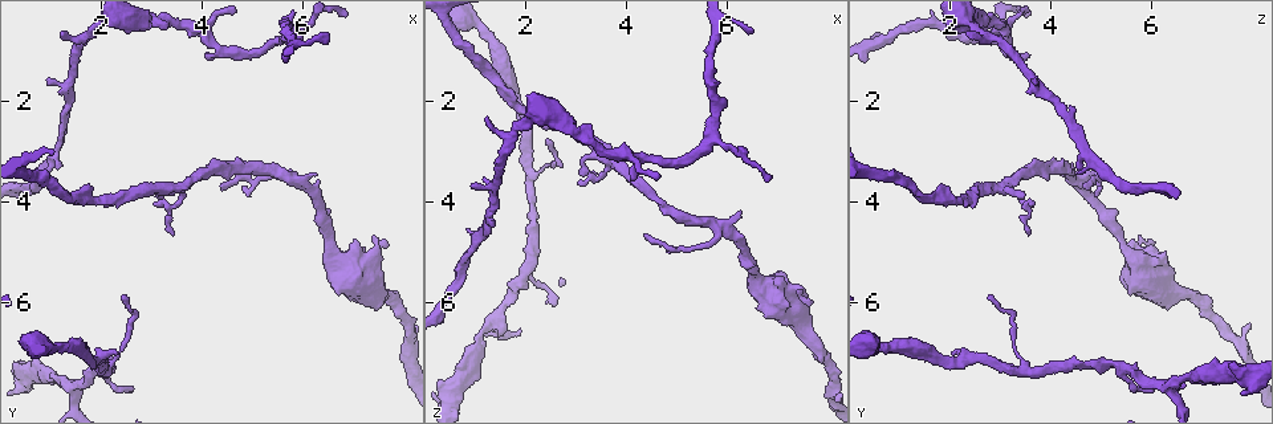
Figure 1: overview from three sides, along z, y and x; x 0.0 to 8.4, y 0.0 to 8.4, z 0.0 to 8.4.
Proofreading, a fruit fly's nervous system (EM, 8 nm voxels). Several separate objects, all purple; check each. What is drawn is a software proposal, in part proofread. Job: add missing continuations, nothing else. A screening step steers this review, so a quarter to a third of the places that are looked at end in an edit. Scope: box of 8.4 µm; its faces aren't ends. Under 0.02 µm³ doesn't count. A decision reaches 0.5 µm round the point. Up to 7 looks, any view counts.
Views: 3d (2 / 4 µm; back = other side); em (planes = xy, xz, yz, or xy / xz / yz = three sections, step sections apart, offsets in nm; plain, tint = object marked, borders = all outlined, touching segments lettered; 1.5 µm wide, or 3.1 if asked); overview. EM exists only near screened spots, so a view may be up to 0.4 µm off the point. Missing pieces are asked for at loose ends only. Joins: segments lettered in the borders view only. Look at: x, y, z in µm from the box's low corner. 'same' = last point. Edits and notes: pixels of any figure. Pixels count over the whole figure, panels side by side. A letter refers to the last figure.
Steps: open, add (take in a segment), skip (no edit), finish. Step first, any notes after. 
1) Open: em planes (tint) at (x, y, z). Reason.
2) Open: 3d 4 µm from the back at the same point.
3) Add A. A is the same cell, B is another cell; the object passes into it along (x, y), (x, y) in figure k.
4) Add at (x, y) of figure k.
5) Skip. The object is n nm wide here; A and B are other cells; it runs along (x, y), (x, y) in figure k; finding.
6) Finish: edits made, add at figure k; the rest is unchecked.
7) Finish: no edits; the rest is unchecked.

Open: em xz step 8 (borders) at (6.50, 0.95, 0.65). Branch stops here.

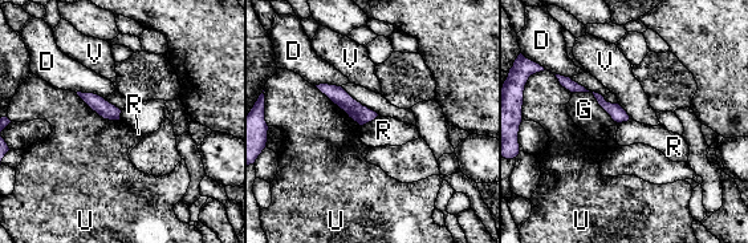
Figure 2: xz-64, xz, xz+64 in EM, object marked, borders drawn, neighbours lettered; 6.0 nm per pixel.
Open: em planes (borders) at the same point.

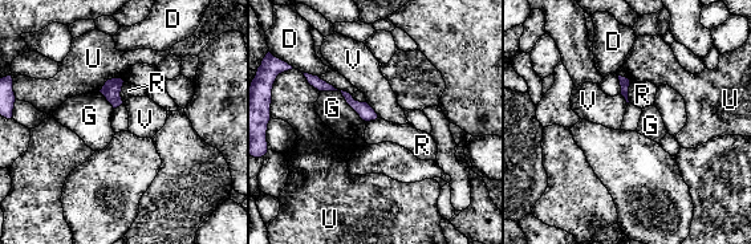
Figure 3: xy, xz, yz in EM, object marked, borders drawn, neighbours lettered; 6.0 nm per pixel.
Skip. D, G, R, U and V are other cells; none of them fits.

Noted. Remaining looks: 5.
Open: 3d 4 µm at (6.25, 3.40, 4.15). Free end.

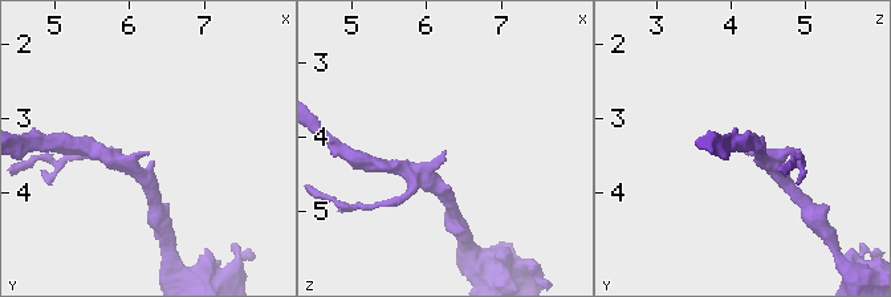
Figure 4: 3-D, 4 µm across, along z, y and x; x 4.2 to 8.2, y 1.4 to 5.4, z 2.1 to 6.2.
Open: em xz step 4 (borders) at (6.25, 3.45, 4.25). Need the tissue.

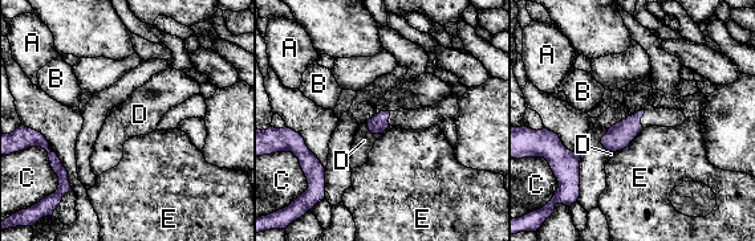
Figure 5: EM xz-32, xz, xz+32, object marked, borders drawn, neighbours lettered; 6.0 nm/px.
Open: em xy step 8 (borders) at the same point.

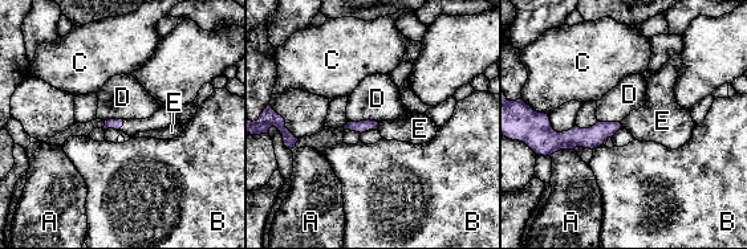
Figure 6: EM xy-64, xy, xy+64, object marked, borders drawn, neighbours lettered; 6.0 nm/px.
Skip. A, B, C, D and E are other cells; a border runs along (377, 121), (348, 122) in figure 6; none of them fits.

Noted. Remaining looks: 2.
Open: em planes (borders) at (2.35, 5.95, 2.80). Free end.

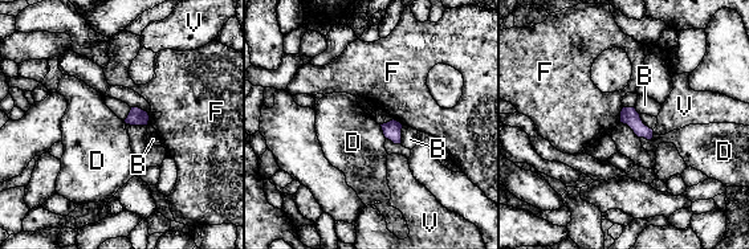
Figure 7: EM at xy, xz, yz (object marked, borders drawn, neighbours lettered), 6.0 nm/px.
Skip. B, D, F and V are other cells; none of them fits.

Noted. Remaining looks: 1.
Finish: no edits; the rest is unchecked.

